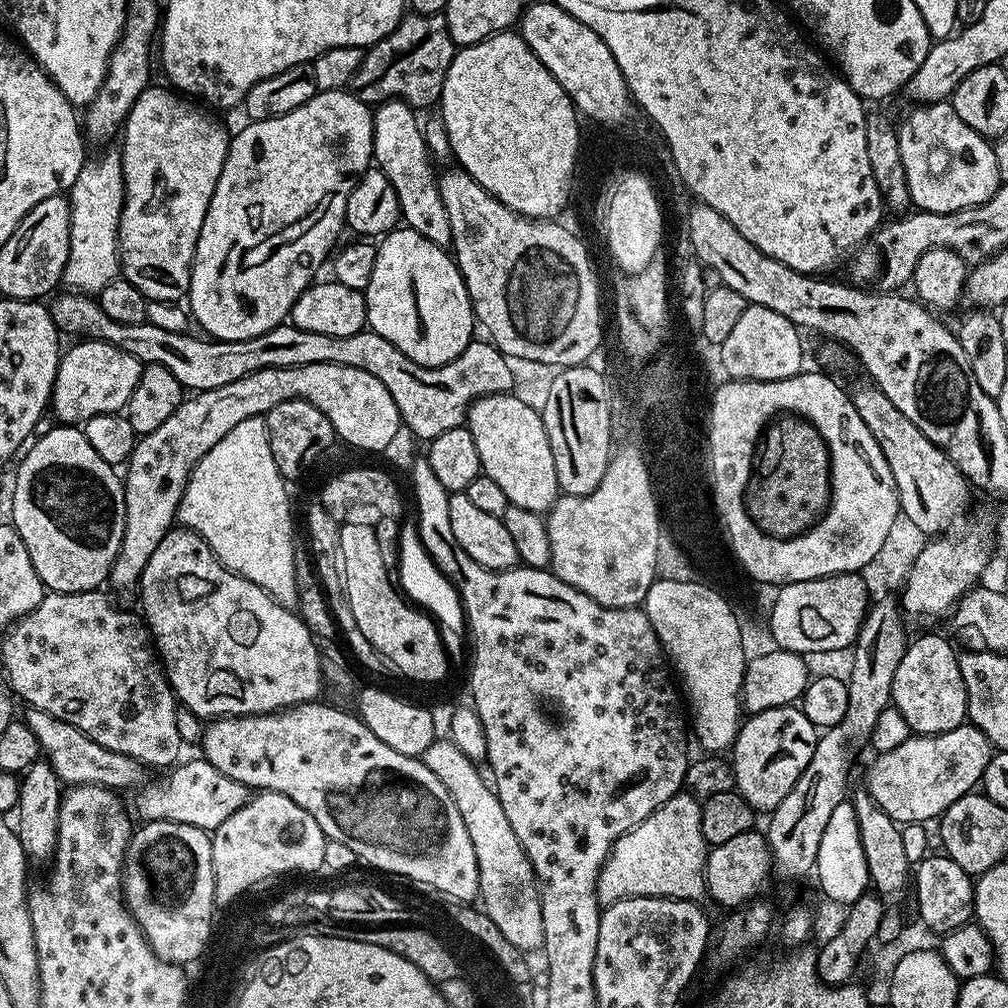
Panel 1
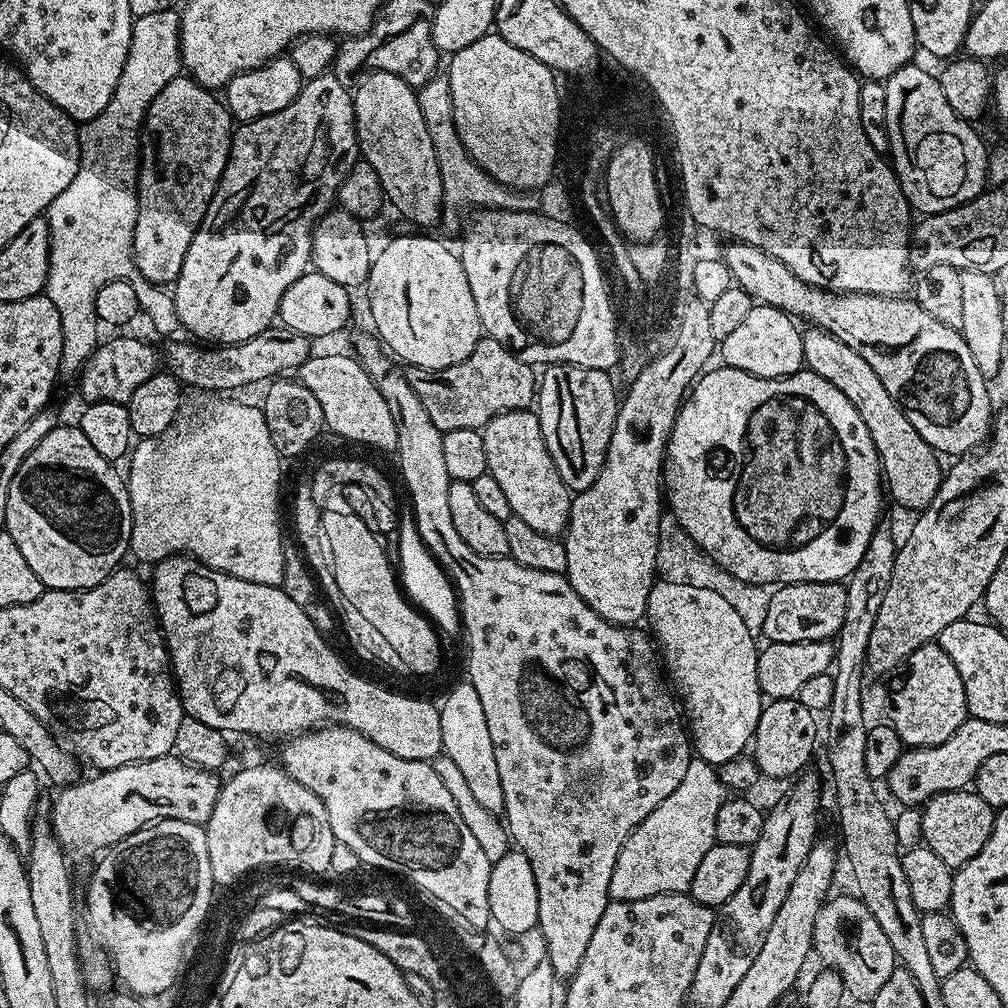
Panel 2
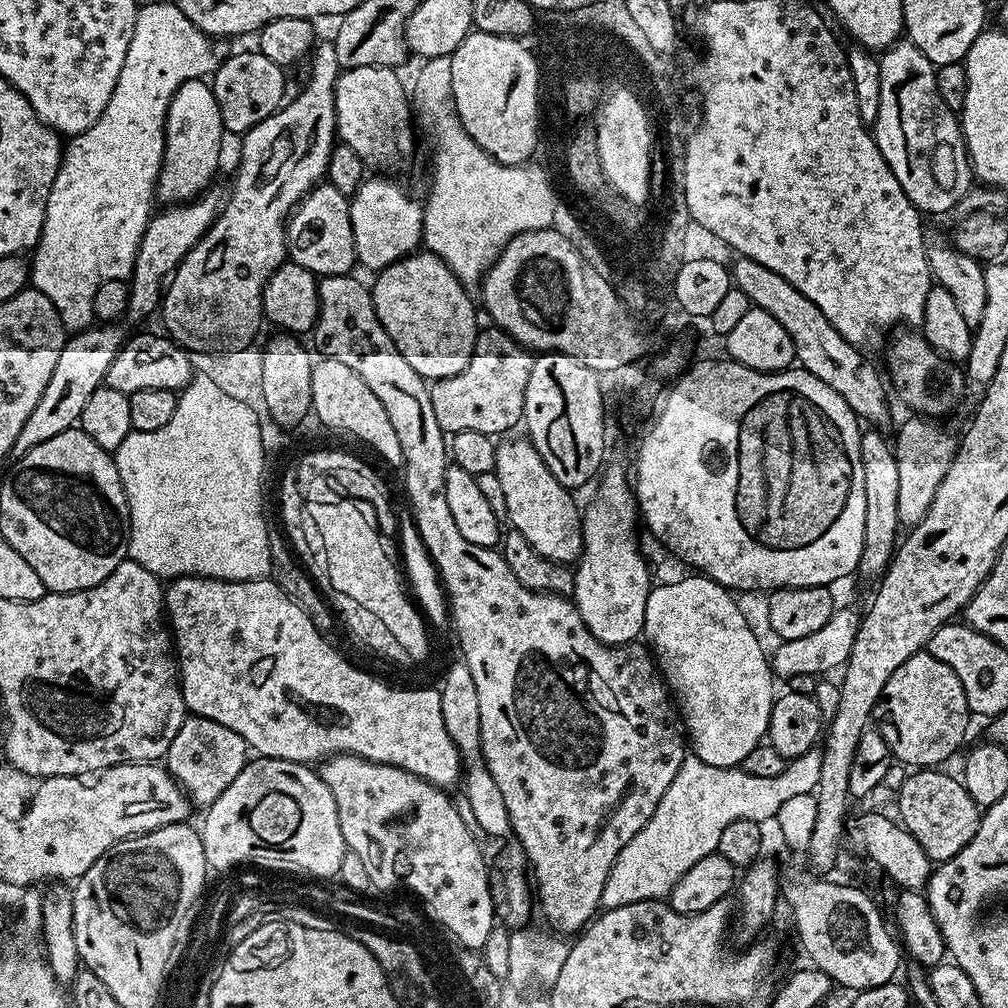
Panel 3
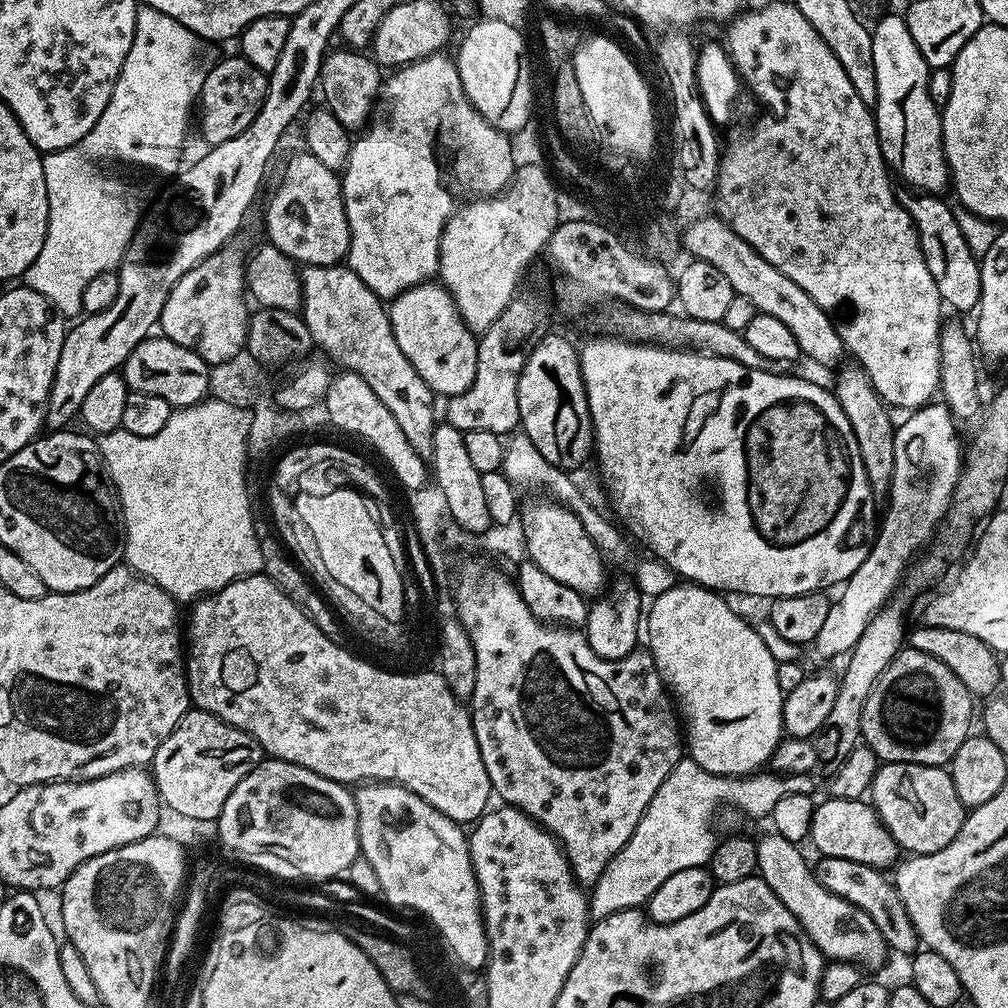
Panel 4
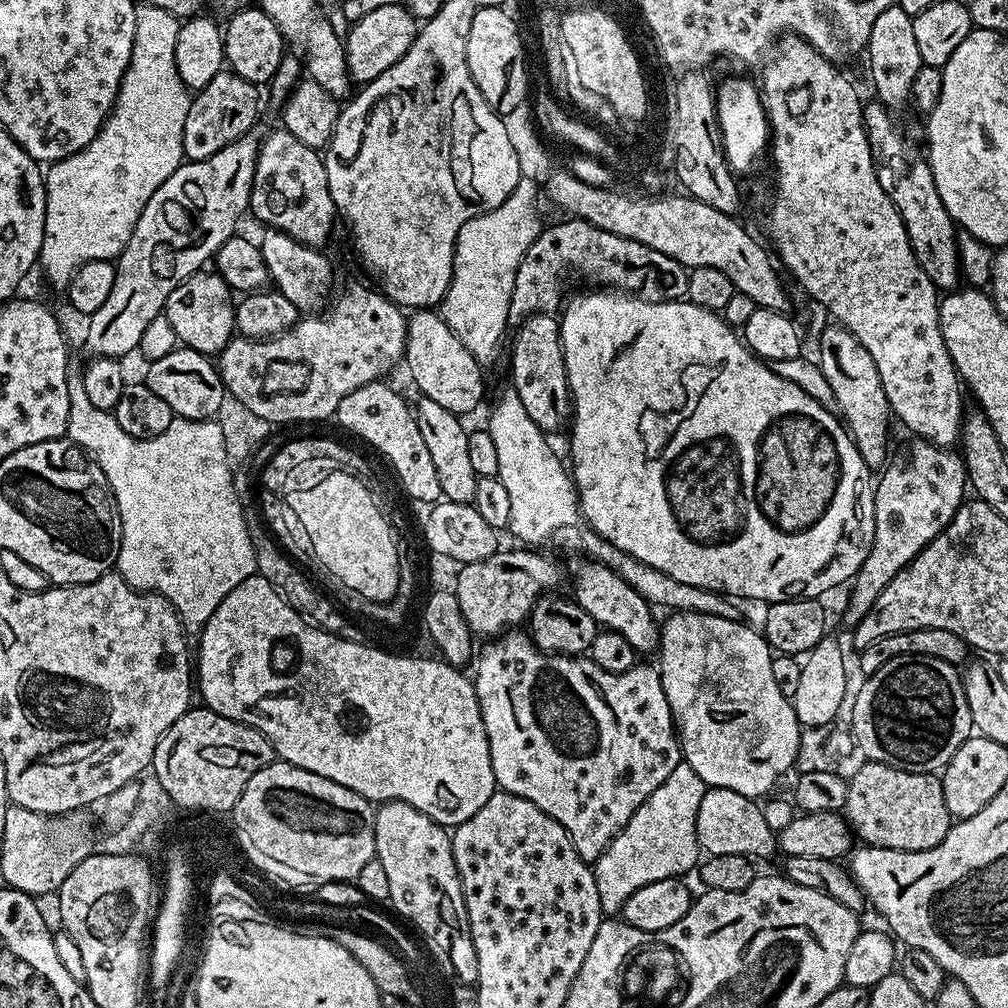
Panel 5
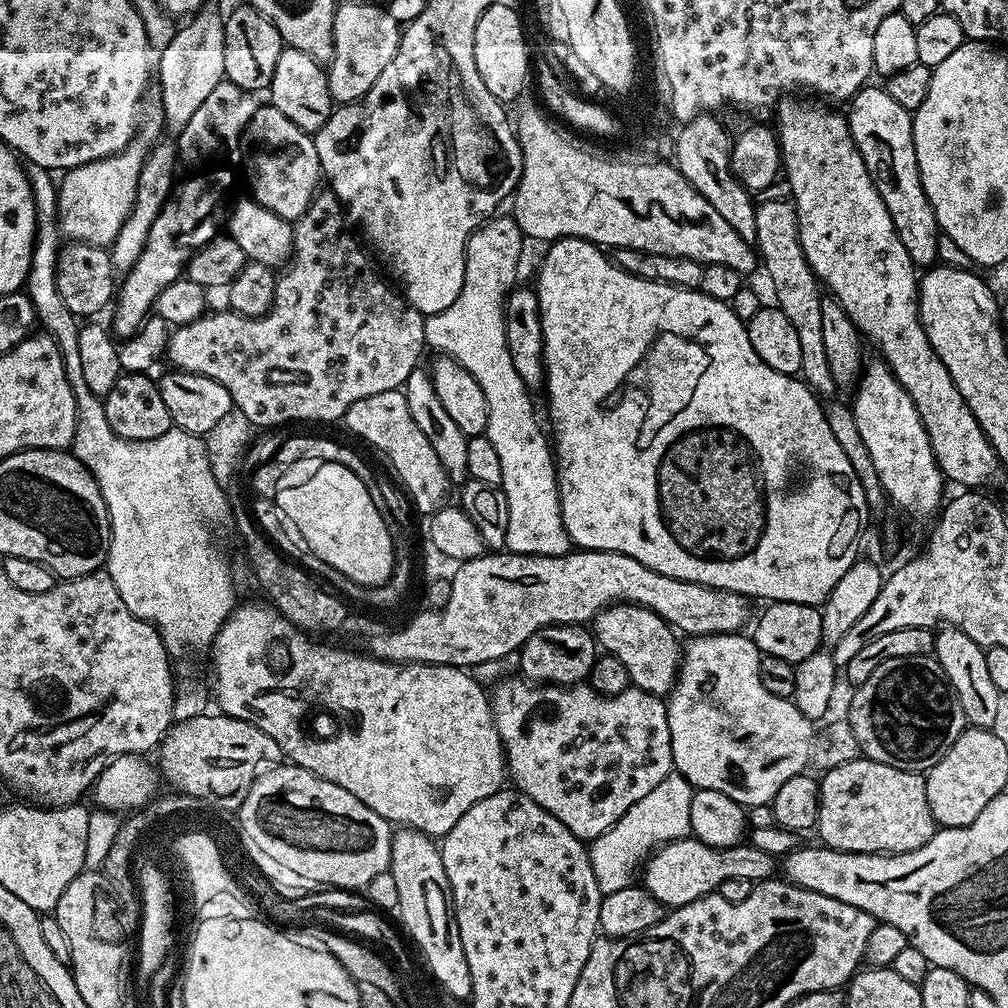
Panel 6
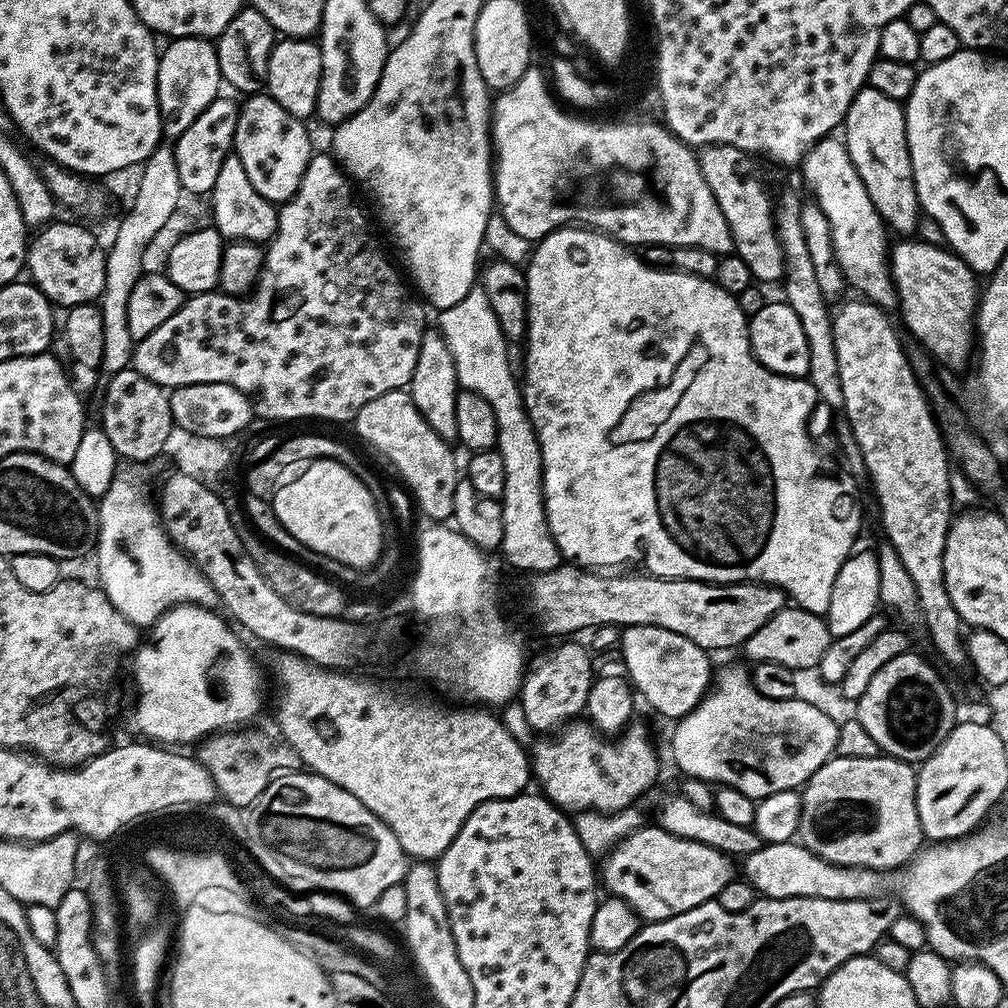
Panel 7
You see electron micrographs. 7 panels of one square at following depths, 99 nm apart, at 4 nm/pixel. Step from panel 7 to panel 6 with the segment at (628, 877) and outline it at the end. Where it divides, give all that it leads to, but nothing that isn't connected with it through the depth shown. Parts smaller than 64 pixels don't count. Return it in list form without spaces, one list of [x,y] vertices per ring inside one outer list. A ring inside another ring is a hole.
[[[685,838],[661,844],[652,853],[642,872],[642,884],[650,895],[658,898],[660,904],[674,909],[715,893],[726,878],[746,878],[755,886],[761,880],[773,879],[777,872],[777,857],[766,854],[766,850],[758,850],[758,846],[750,842],[741,842],[729,848],[711,848],[698,839]]]

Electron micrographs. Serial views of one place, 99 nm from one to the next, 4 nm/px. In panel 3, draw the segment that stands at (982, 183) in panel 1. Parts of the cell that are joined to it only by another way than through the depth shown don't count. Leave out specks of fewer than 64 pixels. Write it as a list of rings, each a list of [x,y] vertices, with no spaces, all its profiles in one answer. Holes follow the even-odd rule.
[[[897,42],[879,57],[882,74],[882,102],[878,102],[878,118],[874,125],[876,145],[886,158],[894,178],[902,186],[910,202],[919,208],[921,213],[951,213],[955,204],[967,194],[974,184],[972,164],[968,161],[968,148],[964,144],[964,135],[960,129],[957,113],[942,102],[942,94],[938,94],[936,81],[937,65],[918,50],[911,42]]]

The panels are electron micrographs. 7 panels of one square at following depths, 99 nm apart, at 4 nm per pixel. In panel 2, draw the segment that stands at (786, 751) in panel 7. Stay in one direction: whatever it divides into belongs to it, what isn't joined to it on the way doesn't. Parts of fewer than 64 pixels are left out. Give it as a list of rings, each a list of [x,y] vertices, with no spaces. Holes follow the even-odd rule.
[[[656,582],[648,599],[646,620],[652,623],[650,632],[666,665],[667,675],[682,697],[682,712],[695,755],[713,766],[730,762],[730,758],[741,755],[747,749],[744,747],[753,743],[762,707],[762,693],[756,673],[758,644],[755,644],[753,634],[742,622],[738,611],[711,590]]]

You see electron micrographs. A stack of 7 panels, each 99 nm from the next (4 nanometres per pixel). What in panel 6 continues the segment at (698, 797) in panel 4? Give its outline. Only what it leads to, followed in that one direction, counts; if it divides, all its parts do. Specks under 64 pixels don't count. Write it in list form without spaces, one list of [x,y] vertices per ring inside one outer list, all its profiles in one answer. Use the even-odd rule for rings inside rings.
[[[669,772],[662,782],[658,782],[658,786],[654,786],[654,790],[650,790],[650,794],[646,794],[646,798],[634,802],[634,806],[618,818],[613,828],[587,845],[594,882],[598,882],[600,893],[609,896],[614,894],[614,890],[629,887],[635,876],[637,879],[642,865],[661,844],[685,839],[691,833],[690,802],[693,791],[692,783],[681,772]]]

